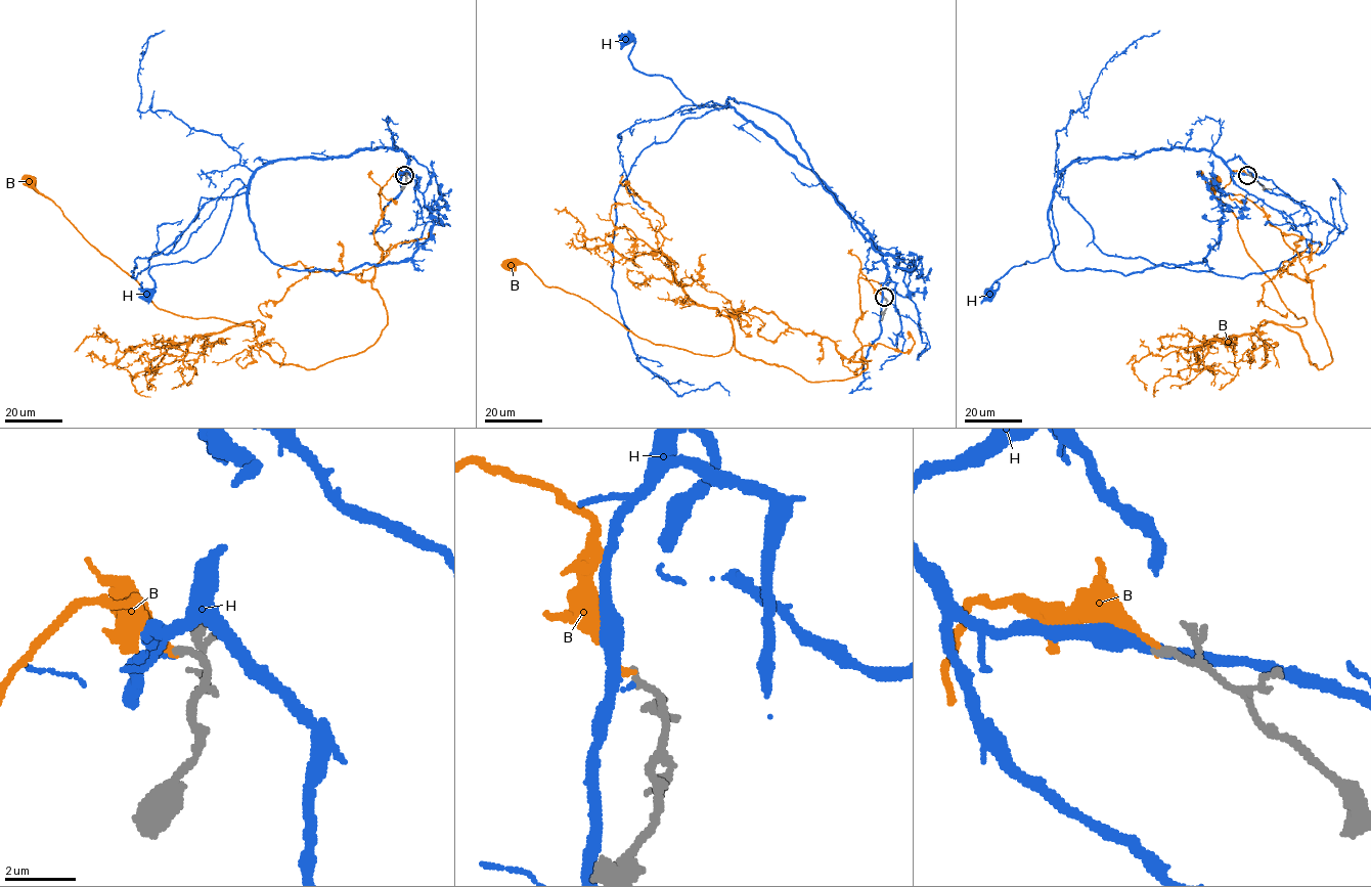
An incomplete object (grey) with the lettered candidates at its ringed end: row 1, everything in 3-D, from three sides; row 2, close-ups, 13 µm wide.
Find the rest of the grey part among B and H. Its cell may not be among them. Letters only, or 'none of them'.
B

